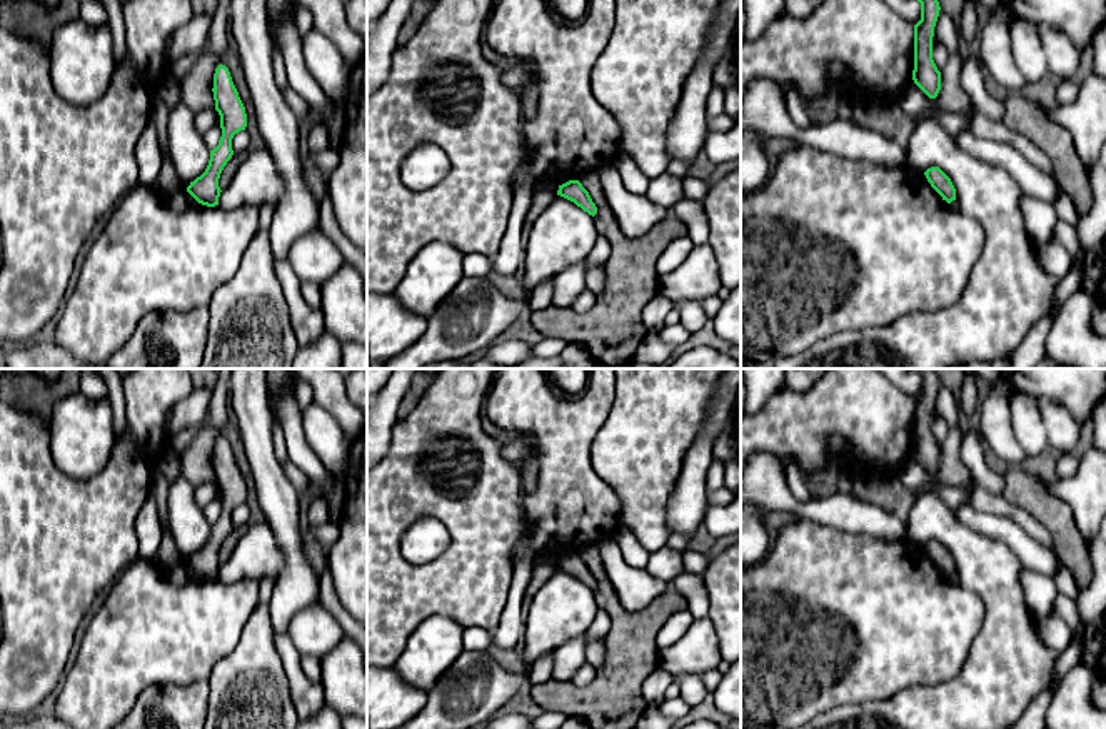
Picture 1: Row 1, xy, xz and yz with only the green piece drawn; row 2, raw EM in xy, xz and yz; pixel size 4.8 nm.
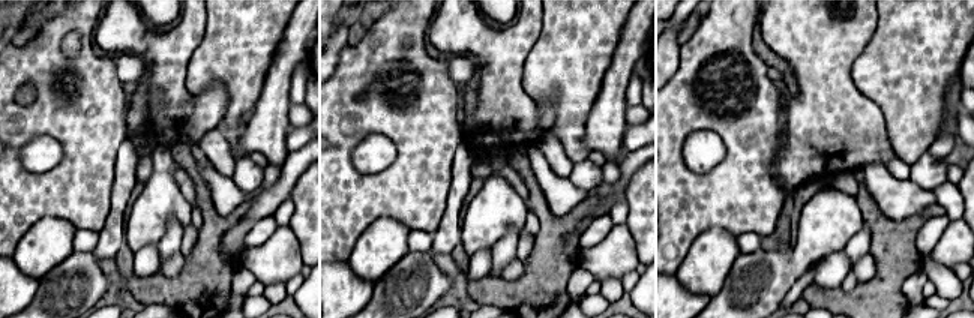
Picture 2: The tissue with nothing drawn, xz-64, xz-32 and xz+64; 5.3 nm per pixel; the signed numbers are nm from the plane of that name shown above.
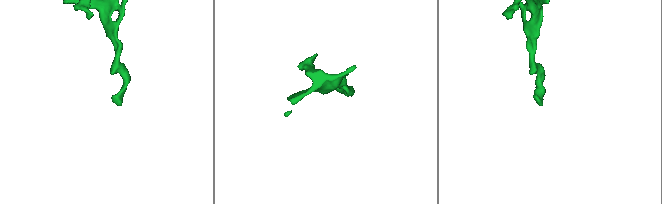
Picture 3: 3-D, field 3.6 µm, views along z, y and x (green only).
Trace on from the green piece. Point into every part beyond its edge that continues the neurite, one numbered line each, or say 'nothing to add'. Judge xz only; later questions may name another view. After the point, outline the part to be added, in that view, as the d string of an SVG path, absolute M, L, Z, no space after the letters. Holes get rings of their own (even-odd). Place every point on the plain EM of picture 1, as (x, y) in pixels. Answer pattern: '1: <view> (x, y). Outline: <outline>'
nothing to add

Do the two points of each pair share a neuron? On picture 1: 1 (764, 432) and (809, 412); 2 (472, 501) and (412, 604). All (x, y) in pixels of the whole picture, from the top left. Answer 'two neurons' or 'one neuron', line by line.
1: one neuron
2: one neuron

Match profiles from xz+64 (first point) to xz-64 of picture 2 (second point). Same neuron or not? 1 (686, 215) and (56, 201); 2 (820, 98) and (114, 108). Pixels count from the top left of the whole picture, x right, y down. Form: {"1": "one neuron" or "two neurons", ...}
{"1": "one neuron", "2": "two neurons"}

